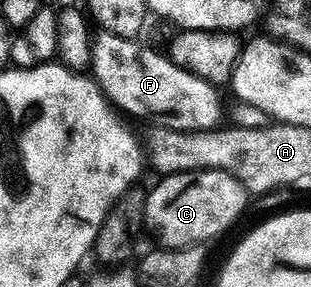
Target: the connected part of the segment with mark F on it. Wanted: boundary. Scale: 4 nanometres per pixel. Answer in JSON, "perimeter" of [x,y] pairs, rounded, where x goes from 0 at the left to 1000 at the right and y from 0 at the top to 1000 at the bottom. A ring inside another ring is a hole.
{"perimeter":[[[328,108],[296,143],[293,258],[373,380],[447,411],[498,418],[514,443],[630,463],[707,436],[711,348],[701,310],[556,223],[521,178],[498,178],[450,143]],[[331,185],[344,206],[331,216]]]}

